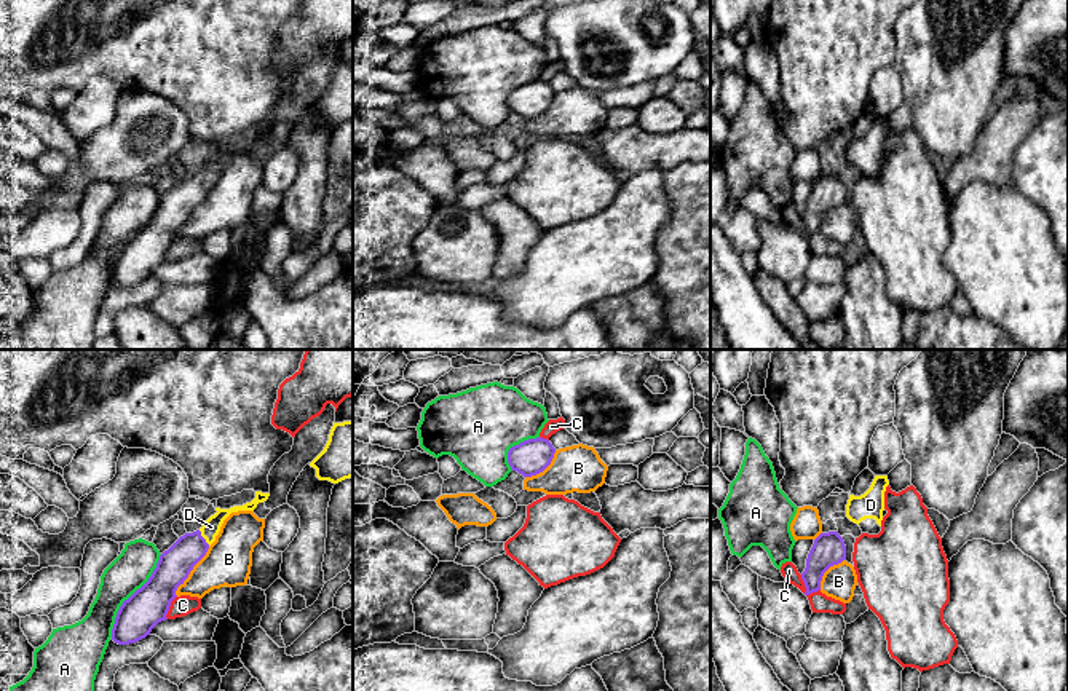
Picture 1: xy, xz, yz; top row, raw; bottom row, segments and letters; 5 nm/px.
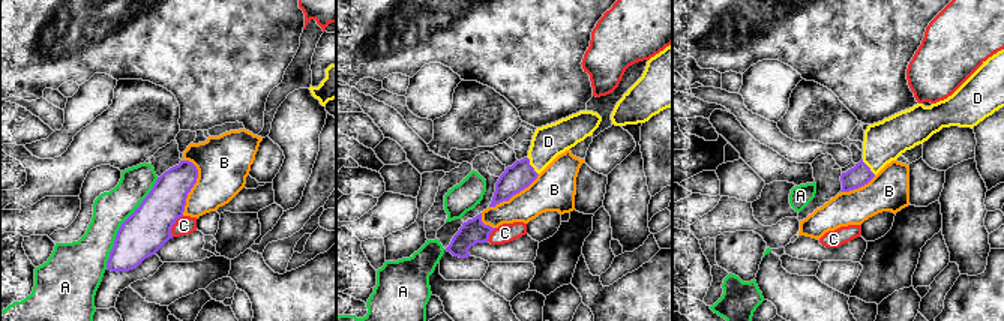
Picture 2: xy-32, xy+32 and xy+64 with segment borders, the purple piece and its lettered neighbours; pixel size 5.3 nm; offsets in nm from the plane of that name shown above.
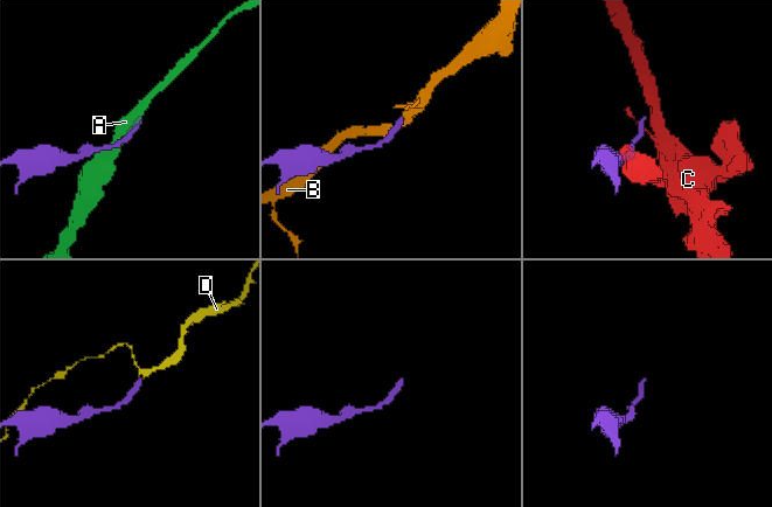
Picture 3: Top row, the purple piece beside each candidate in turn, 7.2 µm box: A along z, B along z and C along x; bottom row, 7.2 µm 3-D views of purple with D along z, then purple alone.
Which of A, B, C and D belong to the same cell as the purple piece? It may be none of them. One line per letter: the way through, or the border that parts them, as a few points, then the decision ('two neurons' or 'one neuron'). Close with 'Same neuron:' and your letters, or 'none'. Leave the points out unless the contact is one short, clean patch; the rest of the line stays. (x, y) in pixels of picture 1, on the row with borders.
A: two neurons
B: two neurons
C: border yz (800, 575), (806, 594), (819, 591); two neurons
D: way xy (174, 565), (203, 538), (211, 527); one neuron
Same neuron: D

